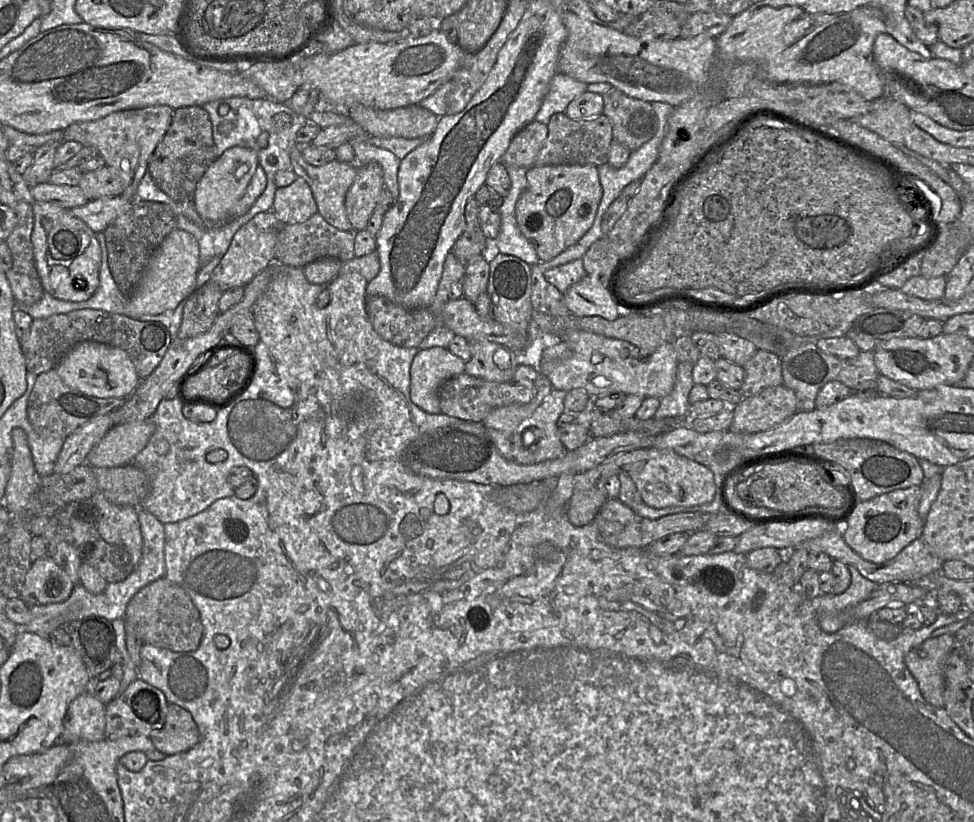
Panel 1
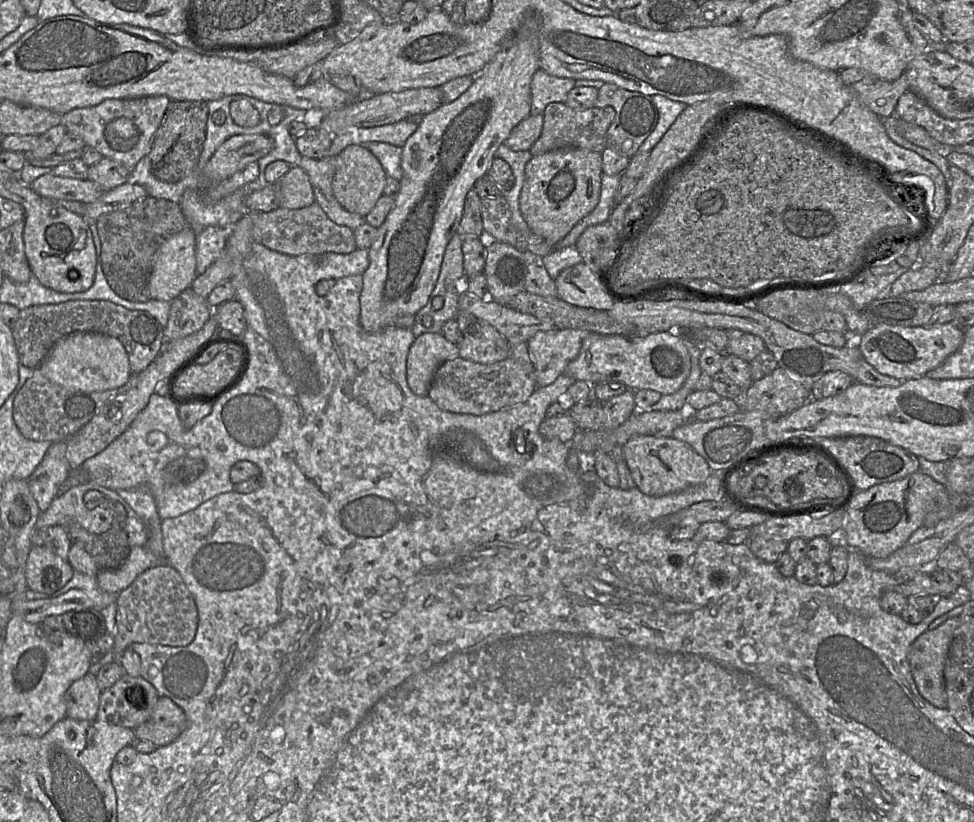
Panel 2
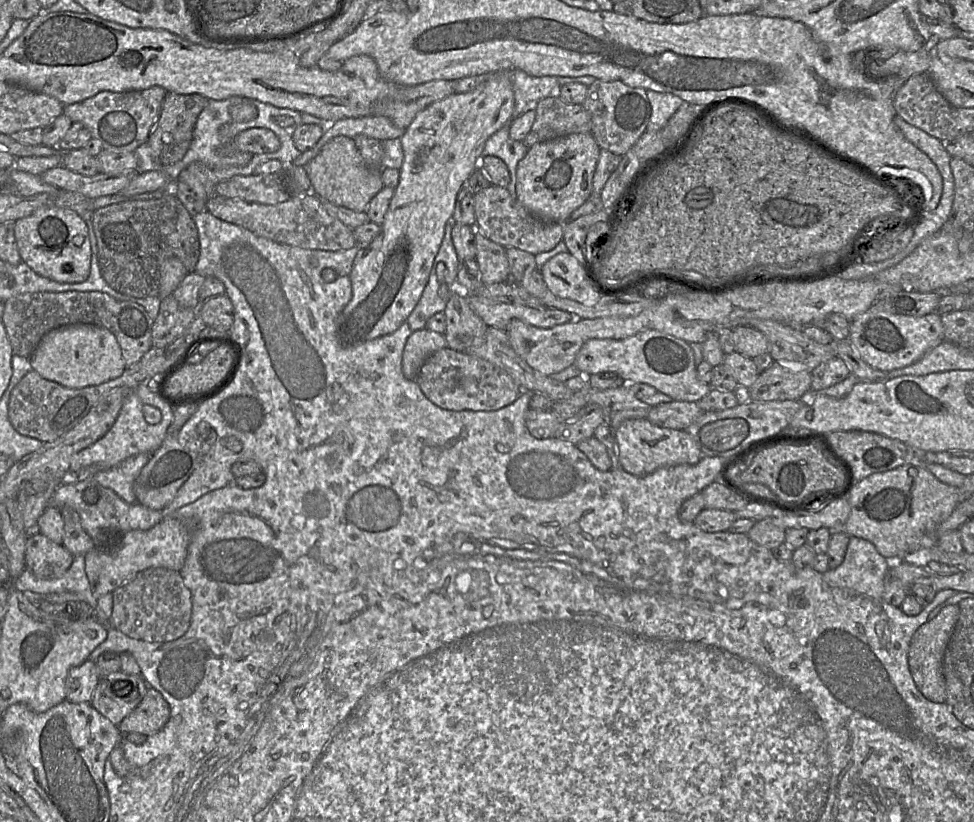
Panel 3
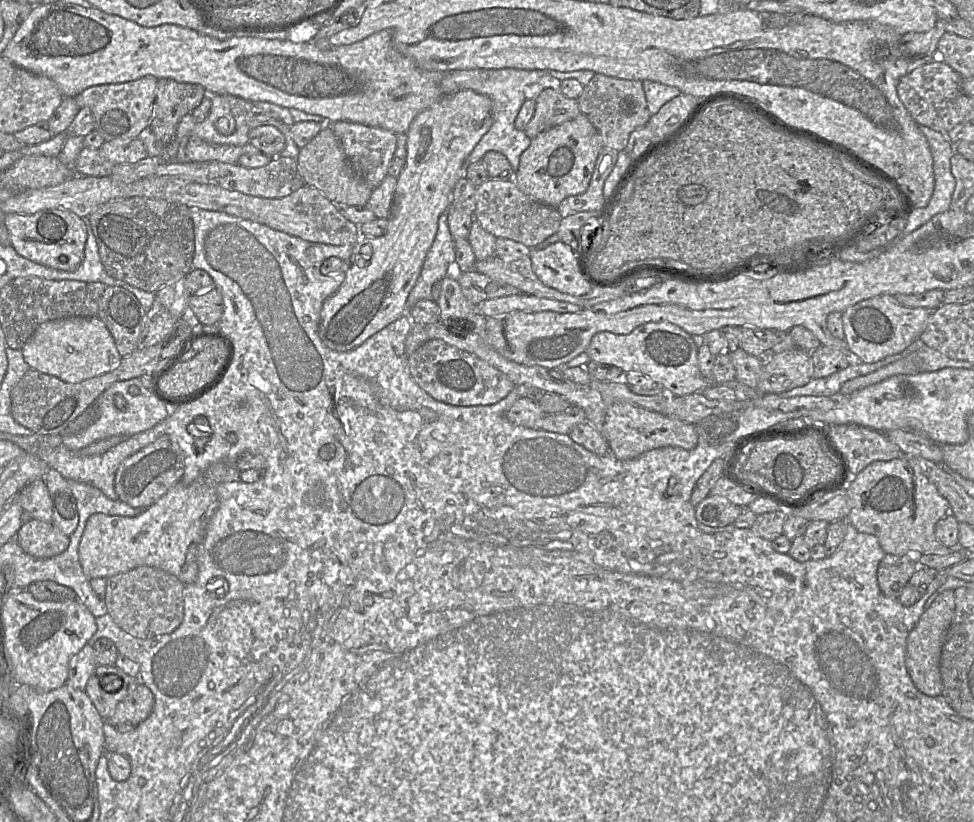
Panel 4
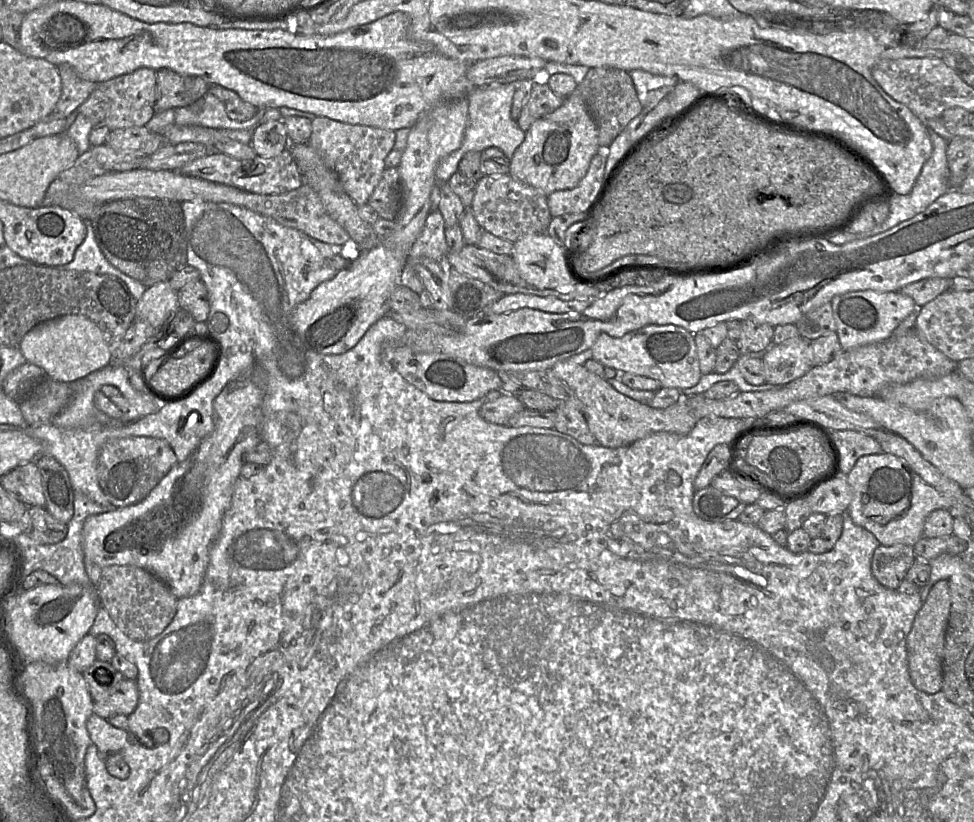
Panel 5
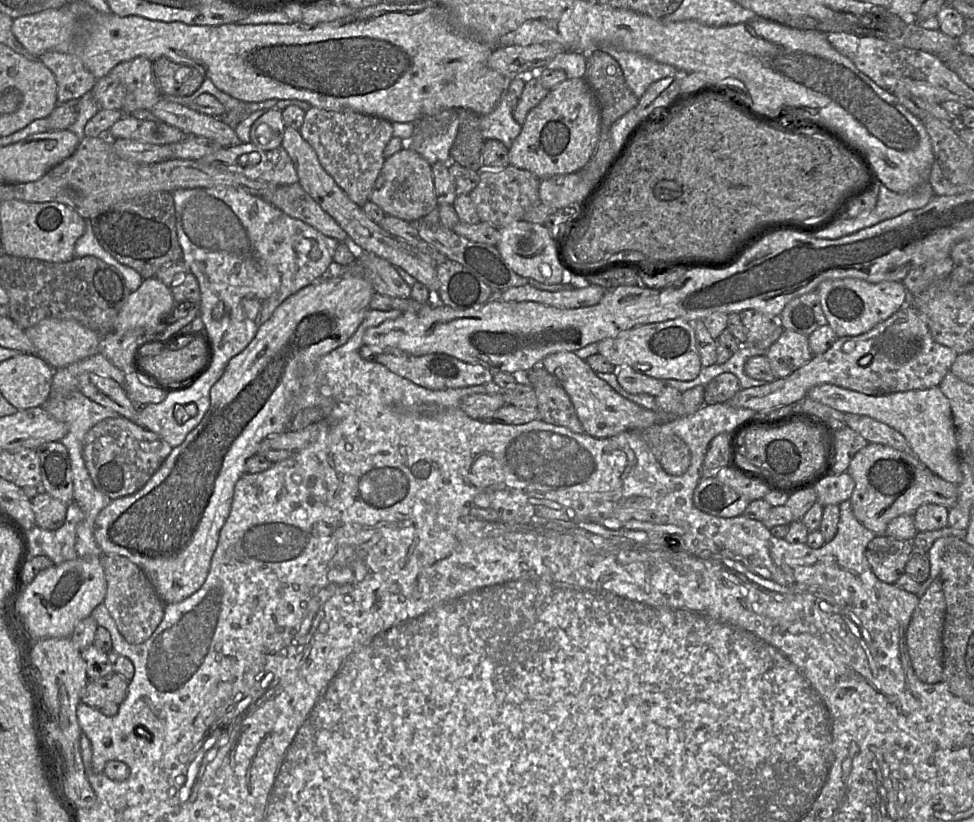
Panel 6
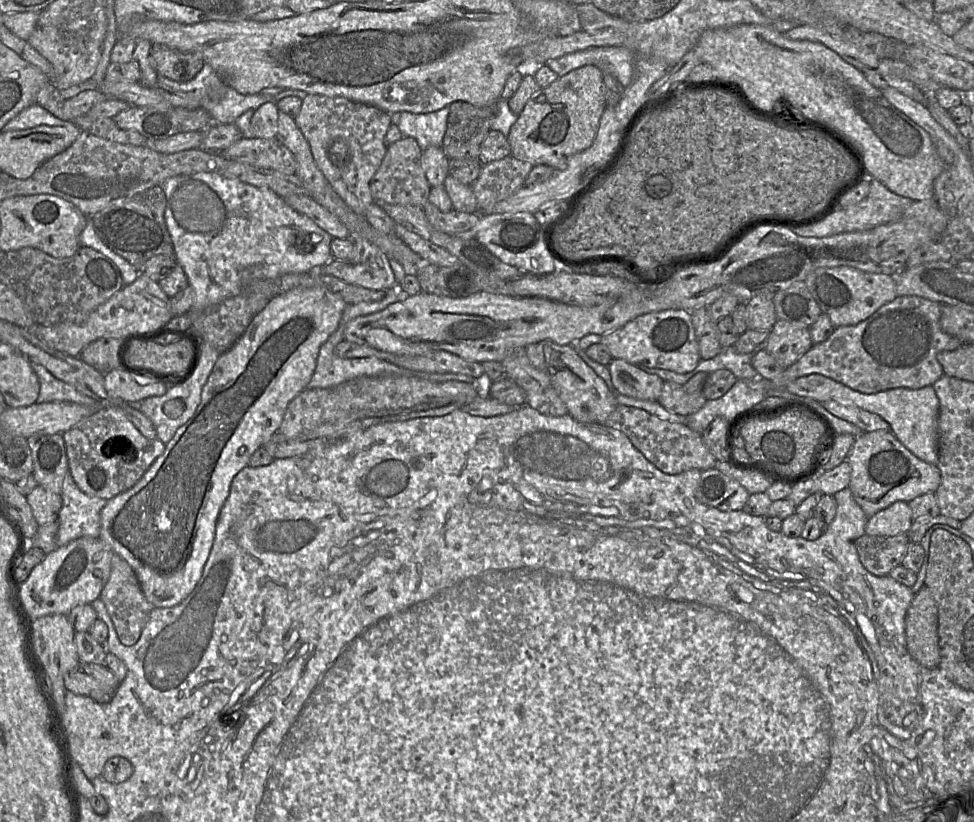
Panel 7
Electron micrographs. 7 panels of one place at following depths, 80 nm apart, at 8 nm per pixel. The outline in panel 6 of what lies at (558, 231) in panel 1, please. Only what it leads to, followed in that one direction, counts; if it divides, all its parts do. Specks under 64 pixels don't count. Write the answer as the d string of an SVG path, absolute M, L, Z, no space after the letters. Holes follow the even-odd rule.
M567 78L530 110L521 133L510 147L509 163L530 171L540 180L574 173L590 160L600 135L600 109L589 85L584 78Z

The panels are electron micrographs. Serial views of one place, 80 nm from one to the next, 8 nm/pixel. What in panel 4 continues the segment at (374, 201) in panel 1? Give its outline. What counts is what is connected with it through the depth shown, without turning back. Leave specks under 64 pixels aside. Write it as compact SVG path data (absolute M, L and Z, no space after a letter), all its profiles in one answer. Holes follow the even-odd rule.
M323 127L306 146L299 149L297 169L304 185L318 190L329 201L348 206L366 206L373 192L349 164L339 139L329 127Z

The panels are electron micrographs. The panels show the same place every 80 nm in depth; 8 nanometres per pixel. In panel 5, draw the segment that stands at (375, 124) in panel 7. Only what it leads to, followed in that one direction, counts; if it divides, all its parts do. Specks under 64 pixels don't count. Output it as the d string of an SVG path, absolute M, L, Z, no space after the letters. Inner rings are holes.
M316 116L311 120L312 132L308 143L336 173L343 190L358 205L367 203L379 183L385 159L394 148L395 132L365 125L355 125Z

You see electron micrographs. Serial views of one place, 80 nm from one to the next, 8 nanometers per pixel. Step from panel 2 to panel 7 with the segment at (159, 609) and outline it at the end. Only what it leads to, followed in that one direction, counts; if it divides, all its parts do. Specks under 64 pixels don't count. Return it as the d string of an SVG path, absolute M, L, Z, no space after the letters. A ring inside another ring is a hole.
M114 553L112 557L110 576L100 594L100 599L107 608L120 642L126 646L134 645L155 607L146 599L131 566L118 554Z

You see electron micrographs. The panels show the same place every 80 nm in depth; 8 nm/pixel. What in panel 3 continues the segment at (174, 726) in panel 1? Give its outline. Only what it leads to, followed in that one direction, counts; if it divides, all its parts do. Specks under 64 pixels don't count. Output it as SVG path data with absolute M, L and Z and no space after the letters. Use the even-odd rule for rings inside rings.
M149 687L140 704L125 717L118 725L122 733L137 732L150 736L160 731L170 718L170 707L162 695L152 687Z

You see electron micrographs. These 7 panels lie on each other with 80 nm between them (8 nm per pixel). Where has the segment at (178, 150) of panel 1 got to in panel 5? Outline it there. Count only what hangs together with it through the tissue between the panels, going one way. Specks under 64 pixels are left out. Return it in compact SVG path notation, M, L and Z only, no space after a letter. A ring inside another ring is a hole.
M168 68L157 70L156 76L154 114L189 106L202 98L210 86L200 76L180 75Z

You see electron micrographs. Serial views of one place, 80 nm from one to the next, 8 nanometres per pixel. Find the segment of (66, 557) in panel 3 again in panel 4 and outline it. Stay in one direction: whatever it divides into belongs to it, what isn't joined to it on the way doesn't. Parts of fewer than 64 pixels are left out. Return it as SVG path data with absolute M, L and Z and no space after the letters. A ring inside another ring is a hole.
M27 518L17 534L21 548L35 558L51 558L64 552L70 536L60 532L52 522Z

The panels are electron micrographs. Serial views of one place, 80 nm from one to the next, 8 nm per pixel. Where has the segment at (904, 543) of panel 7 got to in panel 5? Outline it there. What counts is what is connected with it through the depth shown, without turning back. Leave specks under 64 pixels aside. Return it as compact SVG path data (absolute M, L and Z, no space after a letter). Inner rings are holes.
M880 545L872 558L872 573L882 586L897 591L915 559L916 554L912 546Z

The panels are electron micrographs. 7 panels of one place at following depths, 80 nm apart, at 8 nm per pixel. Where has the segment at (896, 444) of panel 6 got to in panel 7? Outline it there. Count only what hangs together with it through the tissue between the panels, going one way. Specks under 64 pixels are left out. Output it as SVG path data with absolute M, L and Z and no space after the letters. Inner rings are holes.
M835 401L822 402L821 405L836 417L857 426L864 433L878 430L890 431L889 424L874 413L857 407L843 405Z

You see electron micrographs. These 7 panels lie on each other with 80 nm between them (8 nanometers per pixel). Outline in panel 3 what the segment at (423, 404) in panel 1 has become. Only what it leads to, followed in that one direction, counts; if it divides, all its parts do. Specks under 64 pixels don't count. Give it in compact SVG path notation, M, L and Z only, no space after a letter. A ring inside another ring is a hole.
M430 329L413 331L407 339L403 358L402 370L404 376L409 380L416 377L429 356L436 351L448 347L444 335Z

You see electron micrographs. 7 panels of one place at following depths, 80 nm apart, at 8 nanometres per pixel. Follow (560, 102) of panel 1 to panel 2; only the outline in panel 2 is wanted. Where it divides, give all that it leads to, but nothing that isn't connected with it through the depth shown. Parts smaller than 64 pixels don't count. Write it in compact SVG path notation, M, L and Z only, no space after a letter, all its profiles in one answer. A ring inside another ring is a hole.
M537 70L531 81L531 114L542 115L546 106L553 102L565 103L574 87L573 79L559 78Z

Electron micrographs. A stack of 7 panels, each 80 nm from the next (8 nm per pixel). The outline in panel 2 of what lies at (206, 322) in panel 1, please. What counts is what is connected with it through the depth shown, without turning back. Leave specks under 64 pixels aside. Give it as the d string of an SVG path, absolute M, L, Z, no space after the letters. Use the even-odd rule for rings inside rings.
M186 289L170 302L170 313L164 326L165 341L187 337L198 330L212 317L214 308L207 297Z

